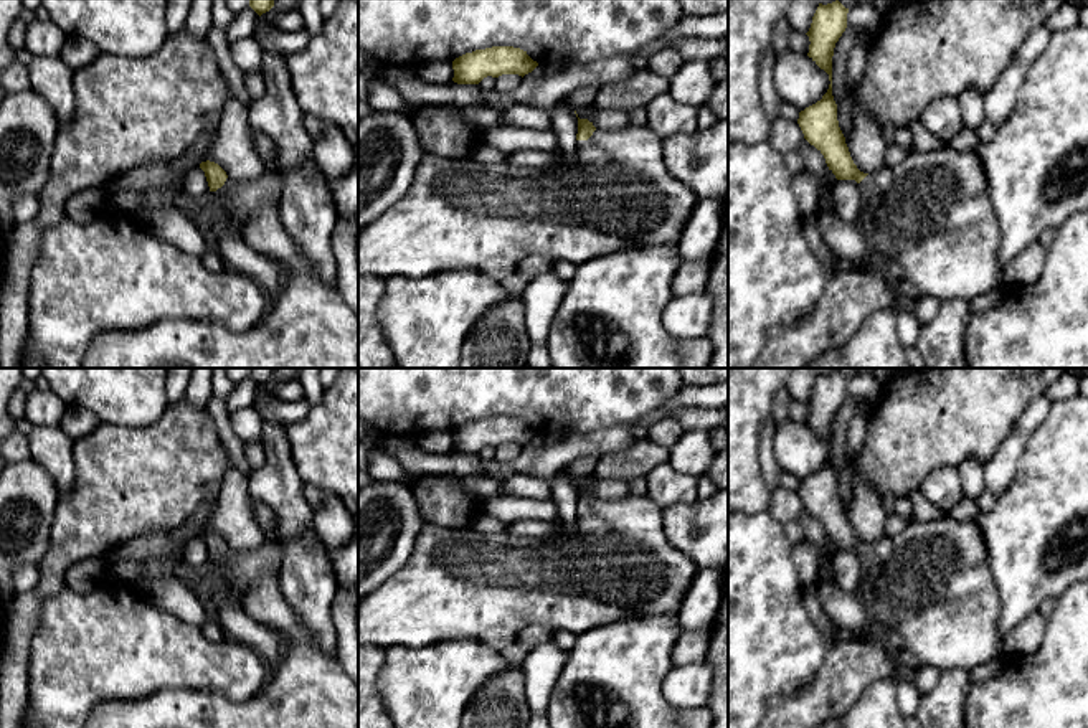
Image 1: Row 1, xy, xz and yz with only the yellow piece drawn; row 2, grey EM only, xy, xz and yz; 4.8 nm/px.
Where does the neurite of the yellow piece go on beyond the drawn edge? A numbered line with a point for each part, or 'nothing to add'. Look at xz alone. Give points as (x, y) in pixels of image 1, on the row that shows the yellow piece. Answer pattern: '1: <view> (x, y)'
1: xz (614, 193)

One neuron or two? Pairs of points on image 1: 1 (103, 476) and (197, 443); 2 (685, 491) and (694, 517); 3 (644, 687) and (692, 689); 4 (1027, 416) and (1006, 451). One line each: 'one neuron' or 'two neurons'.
1: one neuron
2: two neurons
3: two neurons
4: one neuron

